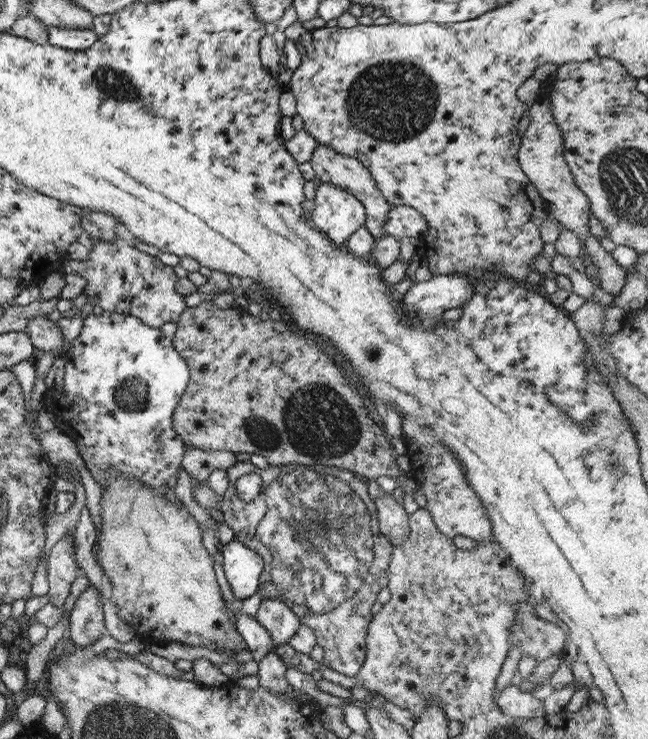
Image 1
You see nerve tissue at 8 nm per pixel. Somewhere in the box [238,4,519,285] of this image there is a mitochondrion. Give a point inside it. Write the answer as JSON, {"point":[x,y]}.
{"point":[394,101]}

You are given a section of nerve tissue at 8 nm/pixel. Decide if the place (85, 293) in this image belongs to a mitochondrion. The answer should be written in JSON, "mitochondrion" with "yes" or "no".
{"mitochondrion":"no"}

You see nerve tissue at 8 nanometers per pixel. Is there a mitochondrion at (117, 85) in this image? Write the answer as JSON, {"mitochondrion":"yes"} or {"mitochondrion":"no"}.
{"mitochondrion":"yes"}

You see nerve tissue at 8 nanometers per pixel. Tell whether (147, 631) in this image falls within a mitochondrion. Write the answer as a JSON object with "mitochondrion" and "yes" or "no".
{"mitochondrion":"no"}

